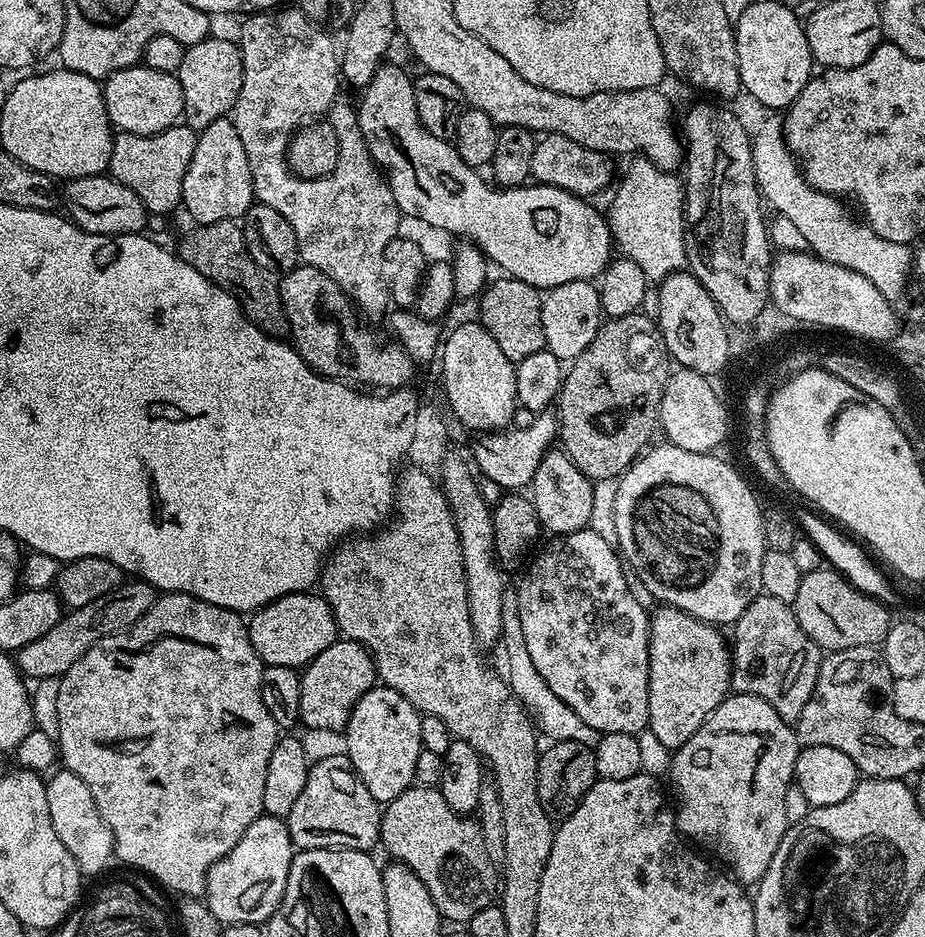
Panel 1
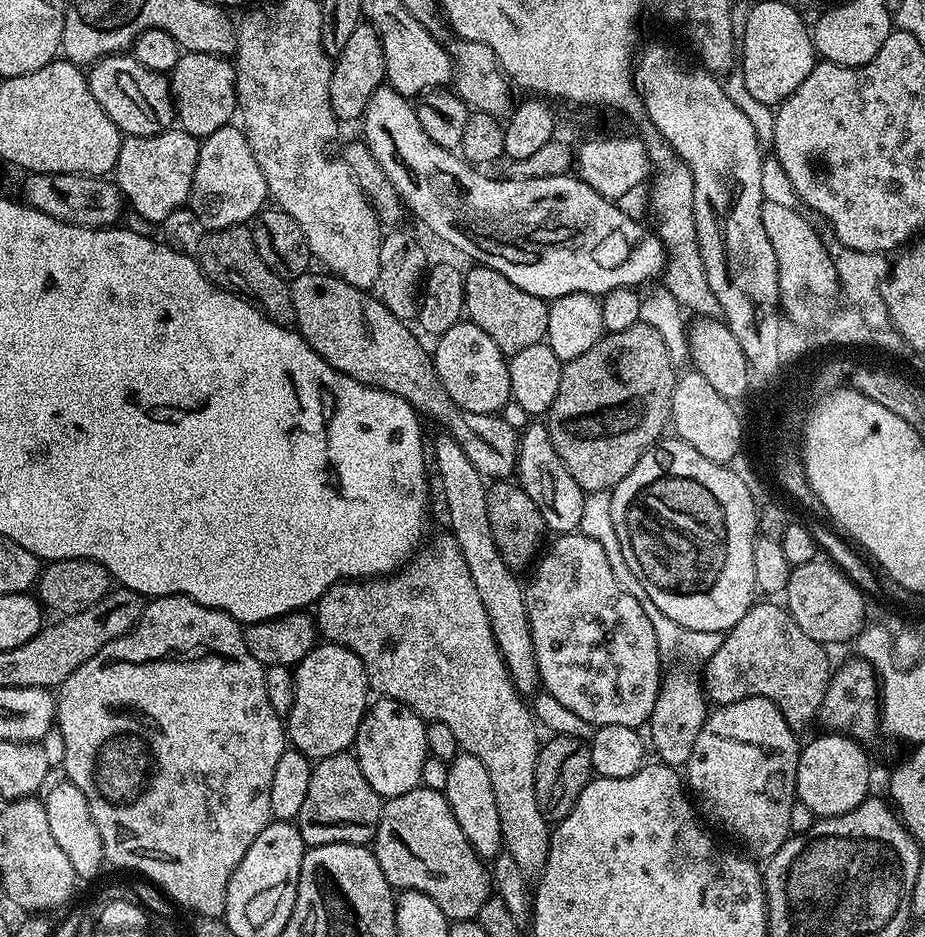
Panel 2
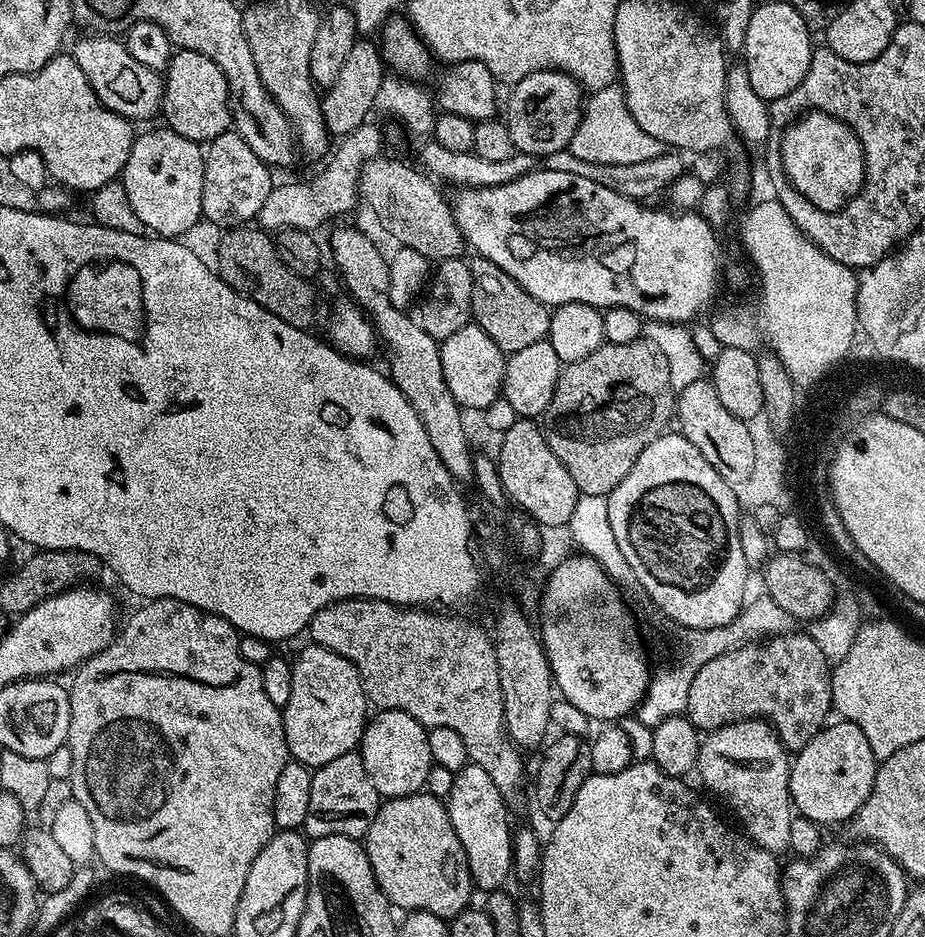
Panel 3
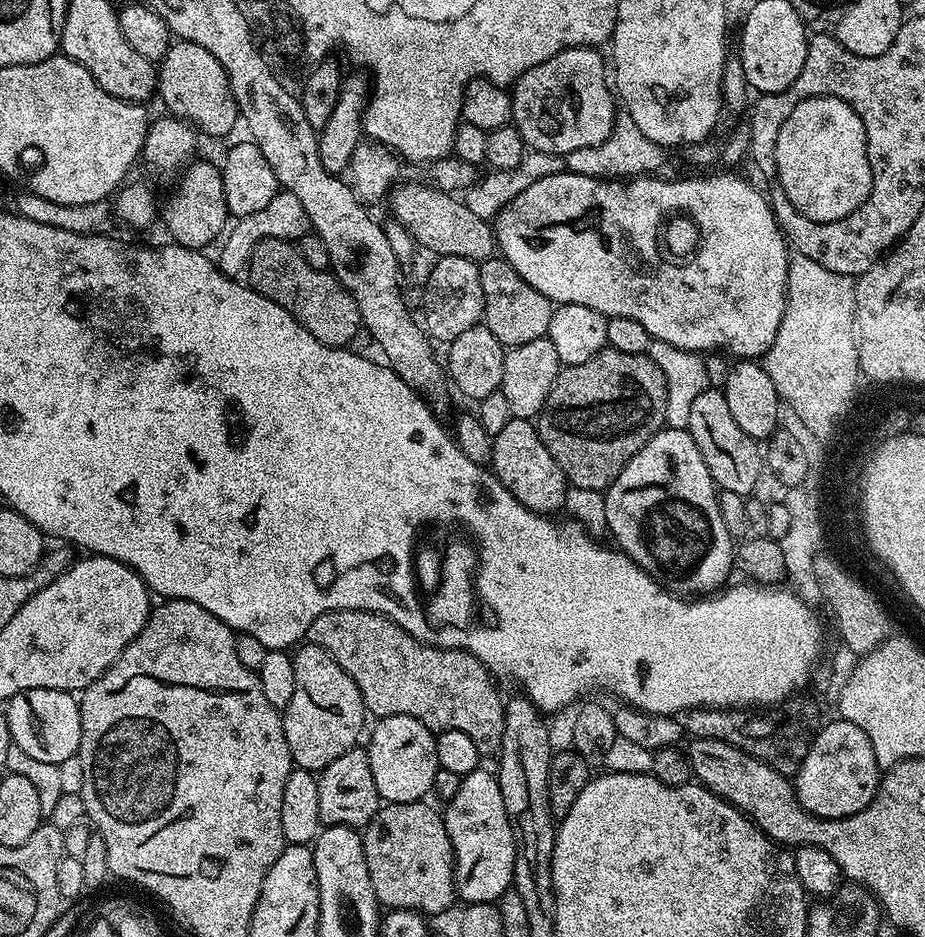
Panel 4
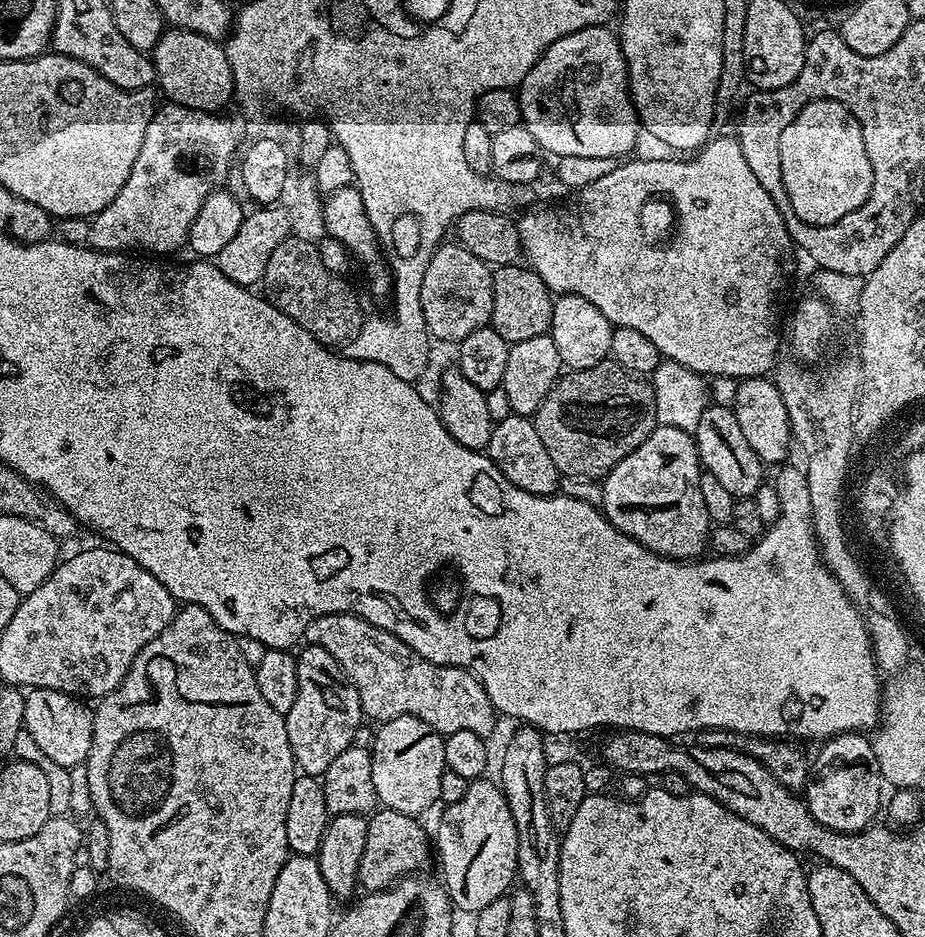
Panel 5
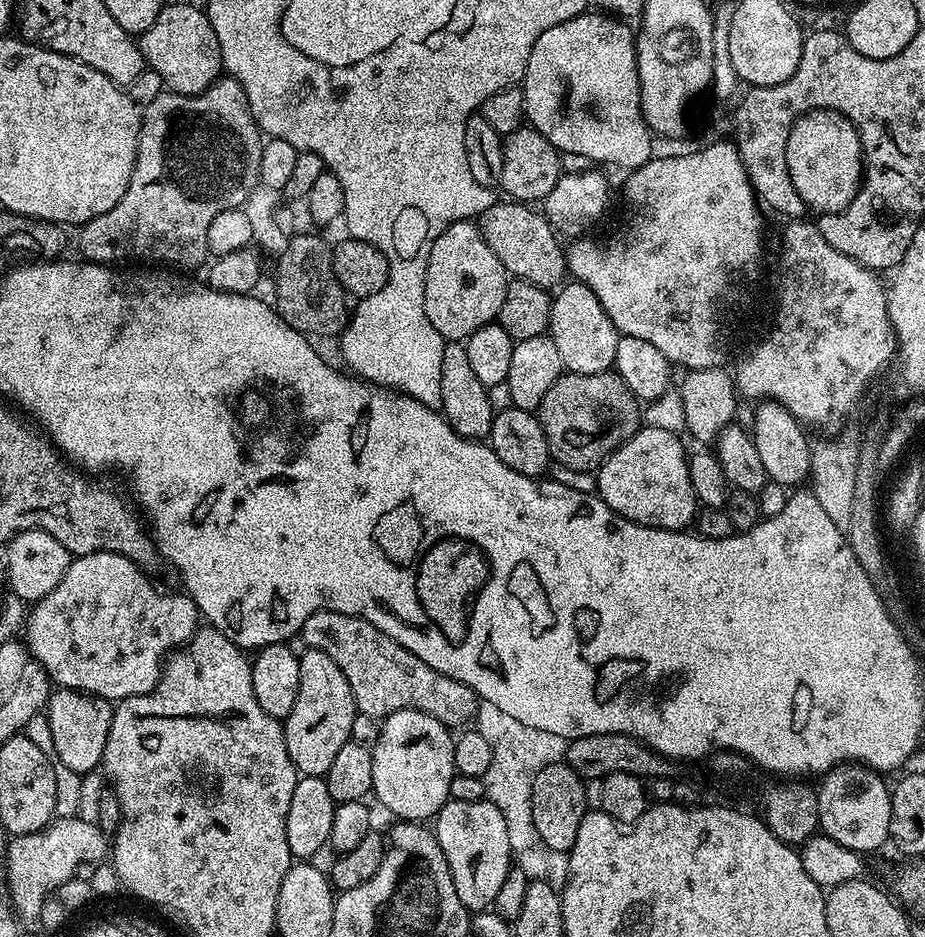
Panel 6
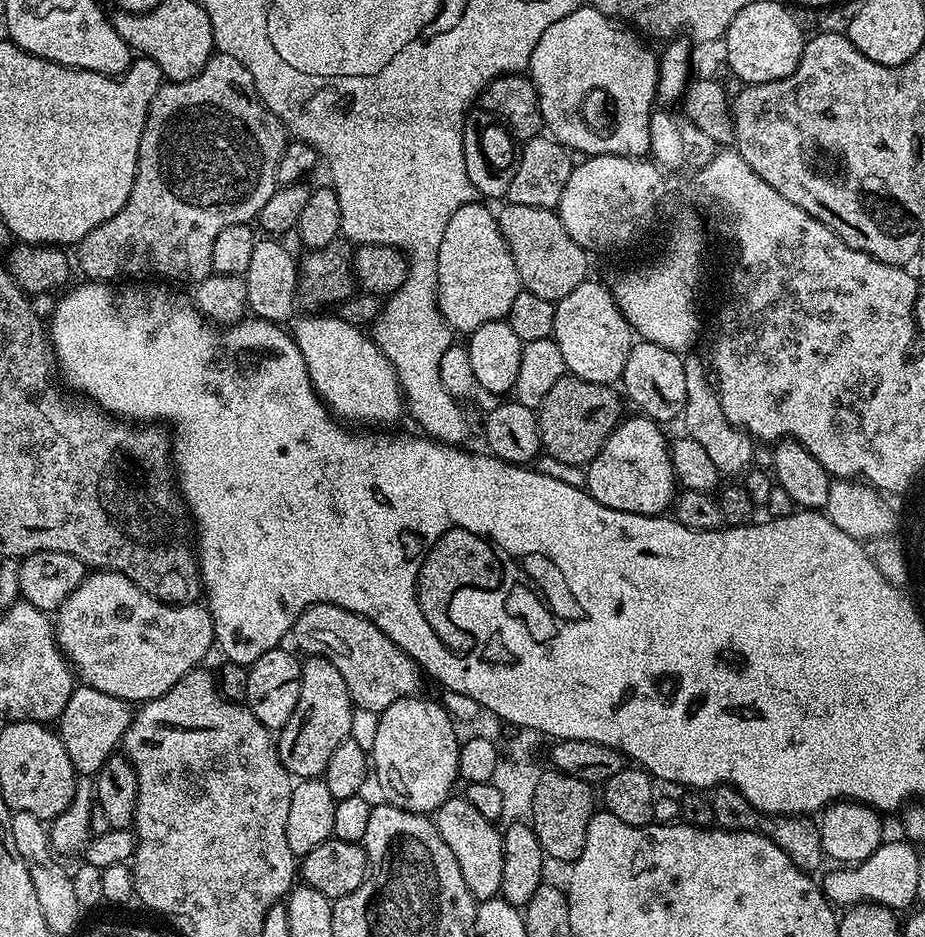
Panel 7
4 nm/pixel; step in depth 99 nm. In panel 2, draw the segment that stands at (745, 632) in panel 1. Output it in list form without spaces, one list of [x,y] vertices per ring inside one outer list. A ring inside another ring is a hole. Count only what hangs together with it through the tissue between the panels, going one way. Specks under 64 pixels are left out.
[[[757,602],[753,604],[746,614],[737,622],[729,632],[723,633],[716,651],[703,665],[702,687],[704,695],[713,705],[738,702],[742,698],[761,696],[770,698],[774,706],[786,718],[788,725],[794,730],[801,730],[811,720],[815,721],[820,713],[822,698],[828,685],[830,664],[828,668],[828,656],[825,645],[814,642],[810,634],[802,631],[802,626],[794,622],[794,618],[788,613],[787,607],[776,605],[776,602]]]

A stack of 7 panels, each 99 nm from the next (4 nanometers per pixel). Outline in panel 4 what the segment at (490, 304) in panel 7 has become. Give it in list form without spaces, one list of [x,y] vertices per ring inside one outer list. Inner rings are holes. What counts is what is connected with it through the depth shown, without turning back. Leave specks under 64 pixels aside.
[[[441,256],[435,261],[436,265],[428,272],[428,281],[424,284],[424,320],[422,316],[422,324],[426,329],[427,335],[433,341],[450,342],[454,338],[458,338],[458,334],[463,334],[466,330],[470,330],[475,324],[481,323],[484,318],[484,299],[482,298],[482,278],[480,277],[480,266],[475,260],[467,260],[466,258],[458,258],[457,256]]]

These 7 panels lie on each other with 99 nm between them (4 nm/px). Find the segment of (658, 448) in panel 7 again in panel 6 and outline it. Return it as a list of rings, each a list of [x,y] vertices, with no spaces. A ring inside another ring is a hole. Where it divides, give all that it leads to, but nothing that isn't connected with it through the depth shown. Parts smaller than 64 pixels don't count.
[[[644,426],[621,448],[611,452],[595,473],[598,494],[606,502],[606,506],[622,518],[633,520],[636,524],[665,528],[671,532],[687,529],[698,515],[698,501],[694,494],[694,486],[690,486],[689,453],[684,452],[684,444],[680,438],[677,433],[670,430]]]

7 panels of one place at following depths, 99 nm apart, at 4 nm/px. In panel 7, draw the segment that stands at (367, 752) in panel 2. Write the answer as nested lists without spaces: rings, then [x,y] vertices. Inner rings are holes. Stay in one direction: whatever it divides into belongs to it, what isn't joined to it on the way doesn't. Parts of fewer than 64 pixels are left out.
[[[407,696],[379,713],[370,764],[387,803],[402,810],[432,814],[453,795],[452,783],[457,783],[460,775],[458,754],[462,740],[455,736],[455,726],[443,705],[422,697]]]

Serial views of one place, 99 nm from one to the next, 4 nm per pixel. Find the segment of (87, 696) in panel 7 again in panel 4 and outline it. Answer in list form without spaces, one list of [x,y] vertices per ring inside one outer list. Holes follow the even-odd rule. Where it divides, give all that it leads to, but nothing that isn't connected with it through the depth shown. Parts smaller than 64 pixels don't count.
[[[45,688],[19,692],[3,705],[2,715],[6,718],[13,745],[38,762],[60,765],[80,751],[82,718],[77,697],[73,693]]]

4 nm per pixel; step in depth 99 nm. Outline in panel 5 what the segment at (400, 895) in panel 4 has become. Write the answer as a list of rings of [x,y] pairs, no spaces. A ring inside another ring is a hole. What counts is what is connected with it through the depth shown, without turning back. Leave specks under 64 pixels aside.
[[[381,807],[371,813],[366,830],[366,846],[358,866],[358,884],[365,893],[381,892],[403,876],[421,871],[430,856],[430,832],[415,816],[407,816],[393,808]]]

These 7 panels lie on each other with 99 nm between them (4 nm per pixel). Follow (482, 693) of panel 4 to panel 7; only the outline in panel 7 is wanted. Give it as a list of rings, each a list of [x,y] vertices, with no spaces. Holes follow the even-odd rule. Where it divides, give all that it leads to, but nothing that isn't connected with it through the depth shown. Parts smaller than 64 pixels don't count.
[[[315,604],[296,619],[290,636],[296,639],[295,647],[301,653],[304,651],[308,656],[324,656],[334,662],[357,709],[379,714],[386,710],[386,706],[394,706],[394,702],[421,691],[420,665],[414,663],[380,627],[365,616],[333,604]]]

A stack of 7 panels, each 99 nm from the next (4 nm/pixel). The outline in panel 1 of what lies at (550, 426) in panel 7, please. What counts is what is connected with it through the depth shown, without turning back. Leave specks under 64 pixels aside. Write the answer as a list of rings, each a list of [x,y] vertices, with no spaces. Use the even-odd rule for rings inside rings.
[[[643,311],[605,319],[598,334],[594,334],[594,342],[571,361],[554,408],[558,417],[558,444],[586,479],[595,482],[623,476],[636,457],[649,447],[648,439],[658,428],[664,383],[670,375],[668,364],[670,357],[659,323]]]

